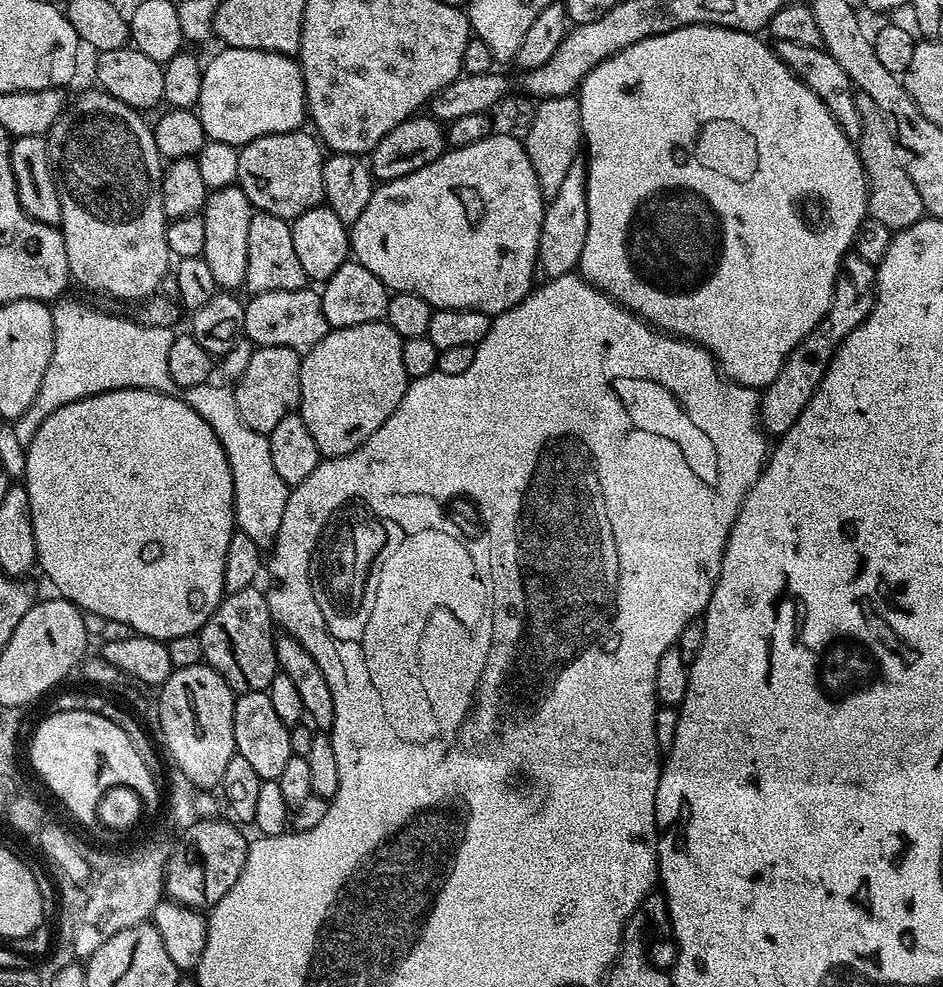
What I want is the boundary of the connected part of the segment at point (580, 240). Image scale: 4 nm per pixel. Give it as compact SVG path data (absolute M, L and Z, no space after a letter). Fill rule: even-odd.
M575 159L559 187L558 194L544 205L542 234L538 238L536 271L544 280L575 273L580 266L582 246L586 246L588 229L587 167L583 159Z

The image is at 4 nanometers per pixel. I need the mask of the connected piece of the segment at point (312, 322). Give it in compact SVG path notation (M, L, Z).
M305 286L298 290L270 290L258 292L244 305L244 336L253 340L253 345L265 348L266 346L286 346L290 350L301 354L309 352L330 331L326 322L326 314L322 314L322 302L319 291L315 287Z

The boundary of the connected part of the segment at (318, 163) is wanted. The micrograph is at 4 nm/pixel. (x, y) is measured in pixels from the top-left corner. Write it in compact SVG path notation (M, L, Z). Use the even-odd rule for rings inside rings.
M304 131L279 132L262 138L254 138L239 149L236 184L246 194L246 198L252 203L255 211L274 214L278 218L291 222L302 214L306 214L306 210L321 207L324 198L322 166L326 156L319 139L311 131L308 131L309 133Z

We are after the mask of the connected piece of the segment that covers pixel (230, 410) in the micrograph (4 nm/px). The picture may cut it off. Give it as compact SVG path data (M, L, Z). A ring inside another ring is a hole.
M217 382L199 384L187 389L186 399L190 410L201 416L214 430L218 442L222 442L222 450L228 459L230 474L234 482L234 510L236 511L237 529L256 540L261 550L268 550L278 534L278 526L282 526L282 510L286 510L286 502L290 486L278 478L274 471L274 461L270 458L270 442L263 432L250 430L246 422L242 422L242 414L238 414L238 402L235 391L231 387L223 388Z

